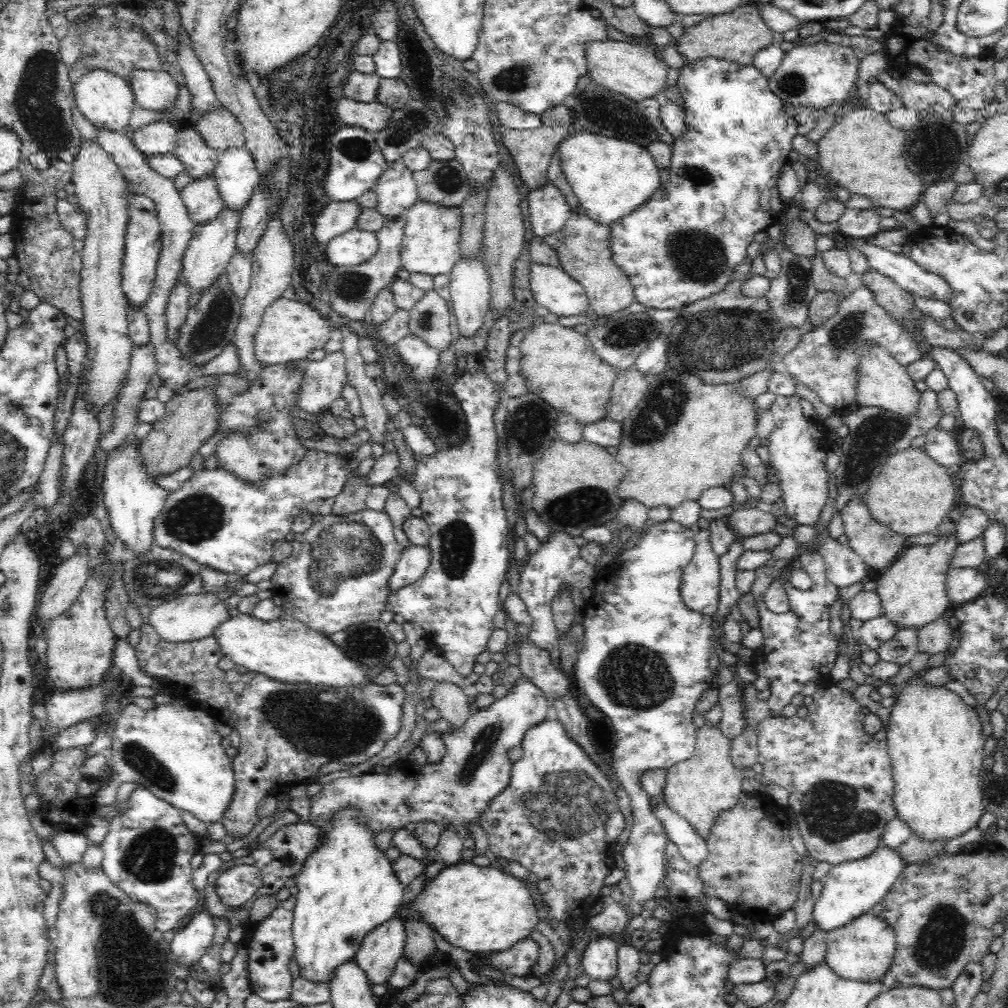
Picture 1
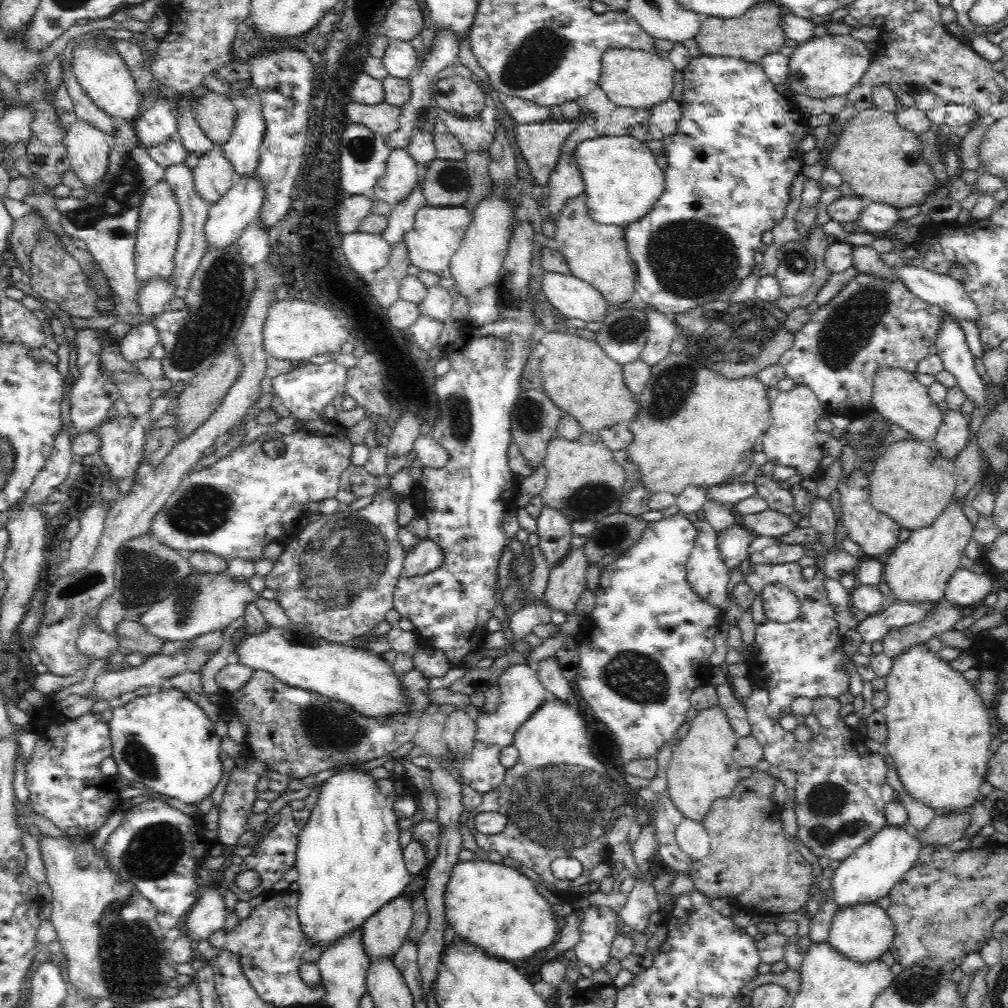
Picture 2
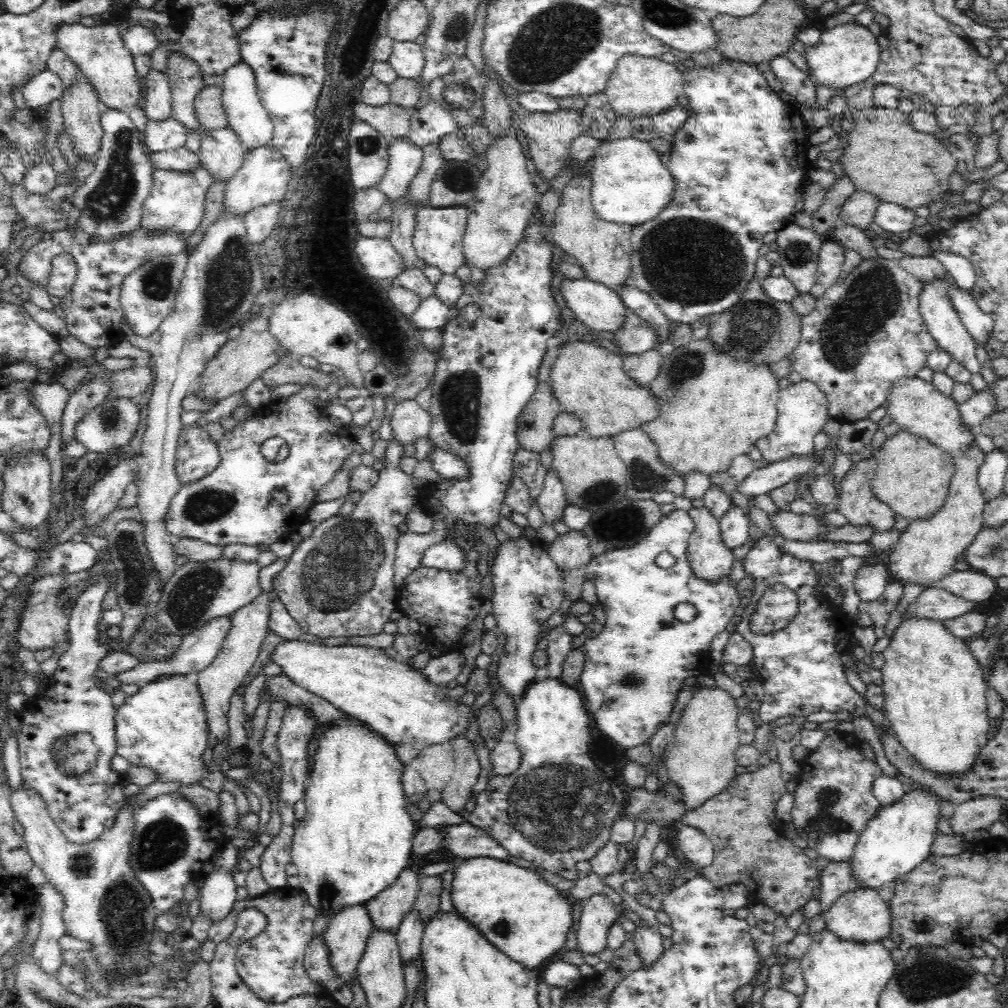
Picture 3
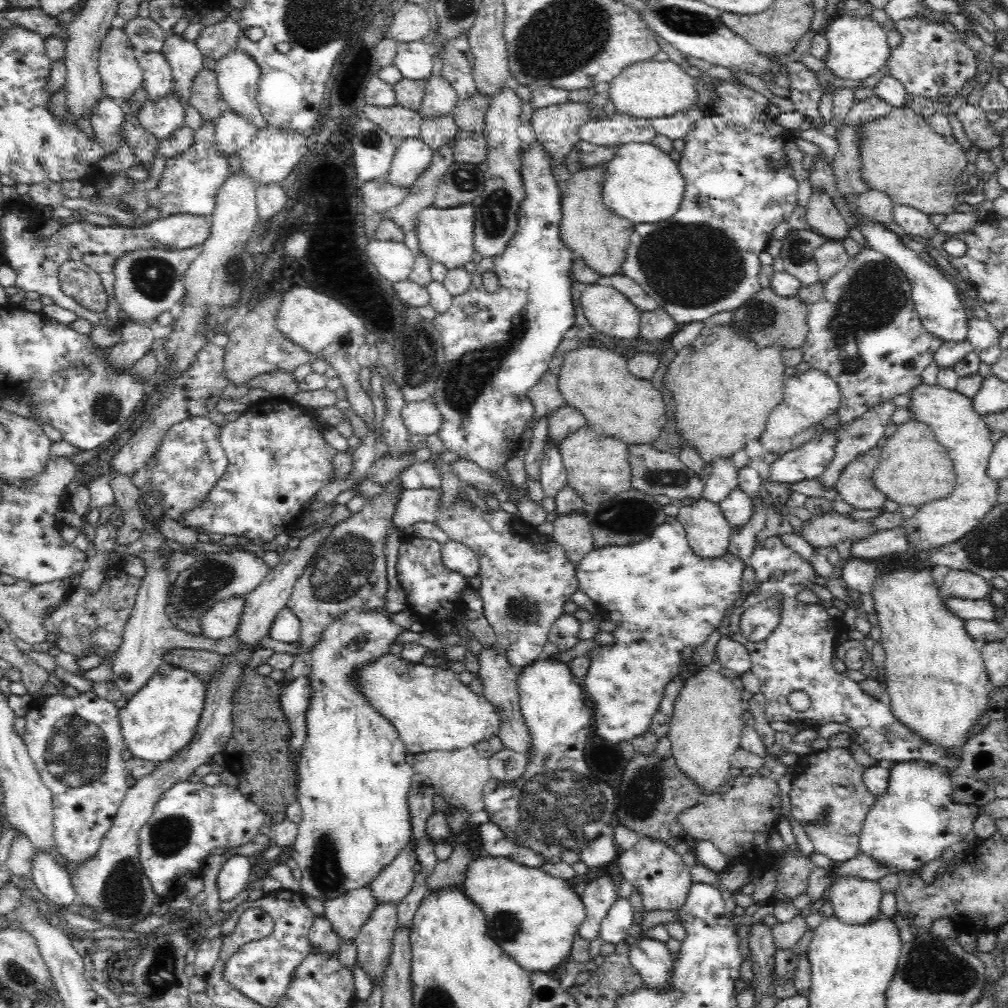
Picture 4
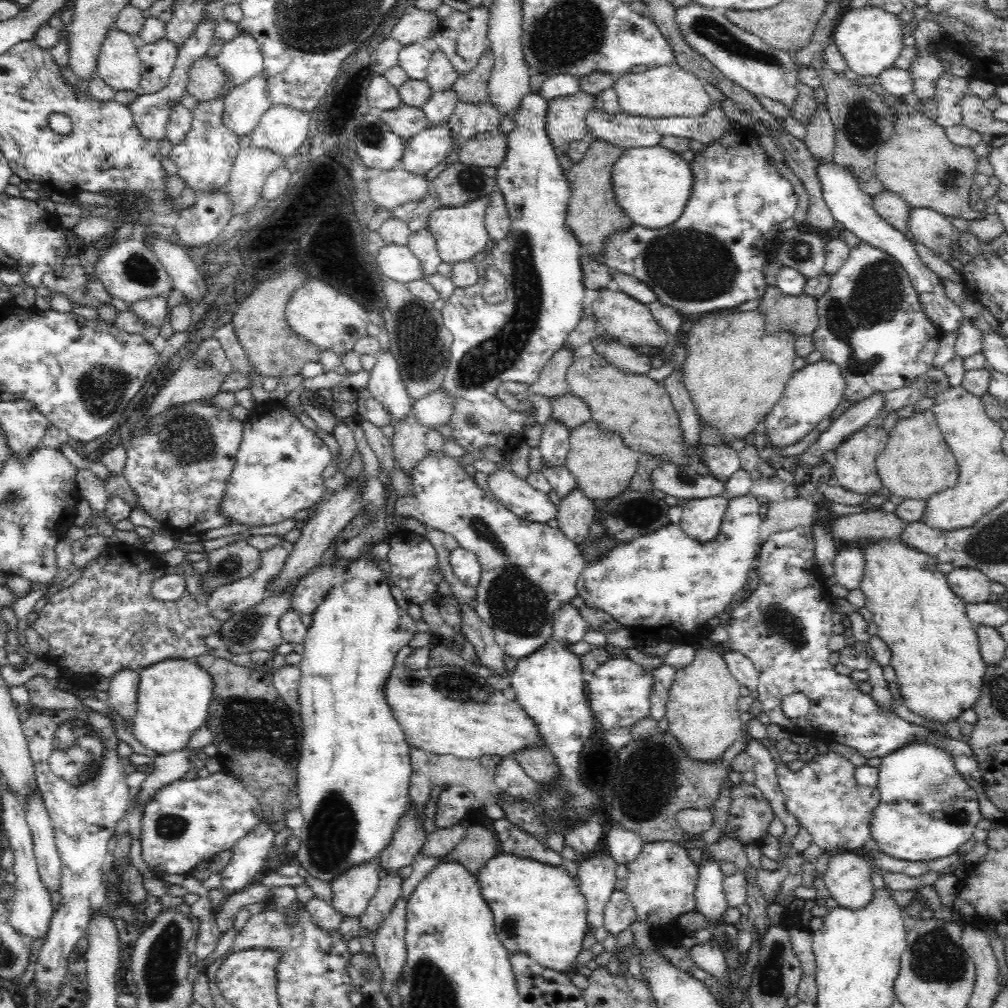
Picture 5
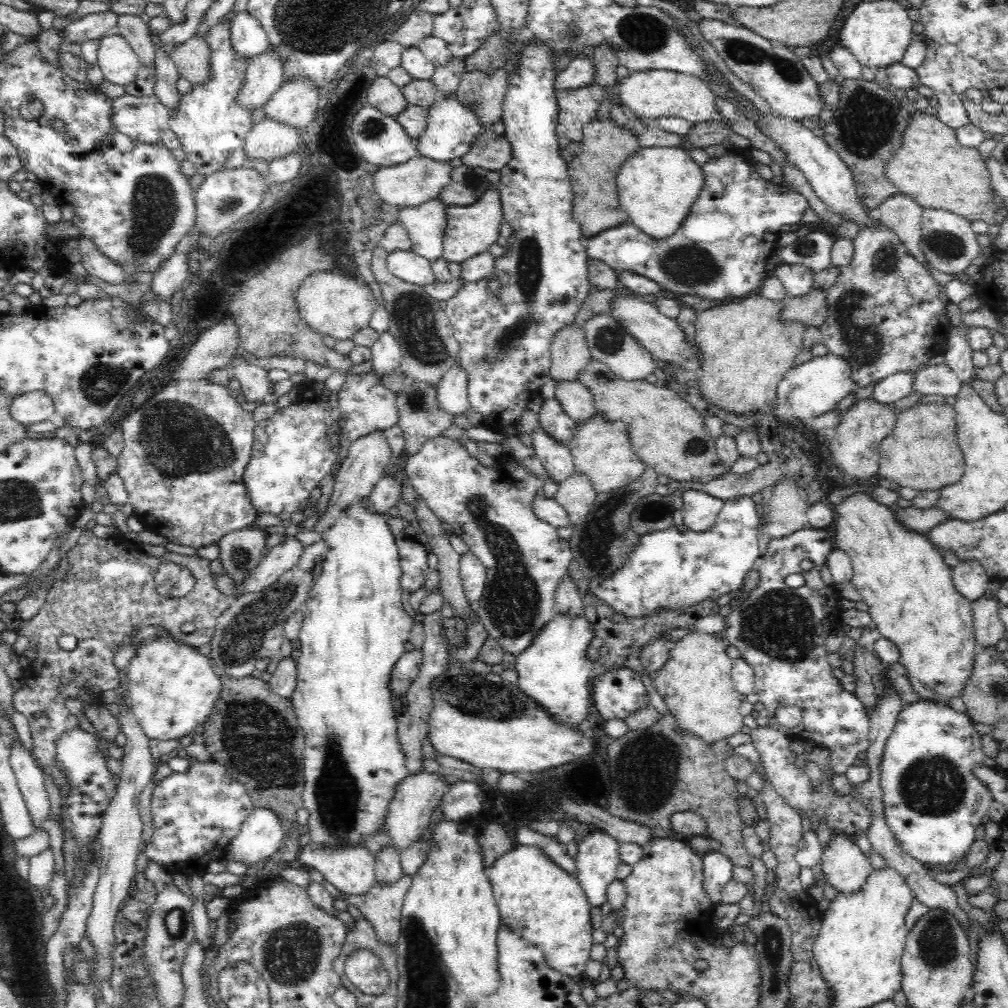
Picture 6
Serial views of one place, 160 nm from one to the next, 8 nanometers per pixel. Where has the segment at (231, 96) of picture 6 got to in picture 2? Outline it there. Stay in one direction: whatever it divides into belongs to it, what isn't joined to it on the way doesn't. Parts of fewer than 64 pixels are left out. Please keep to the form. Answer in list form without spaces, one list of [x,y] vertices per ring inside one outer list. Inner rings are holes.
[[[166,179],[158,180],[157,184],[144,194],[140,206],[134,253],[138,283],[144,283],[152,278],[168,279],[173,274],[175,248],[181,231],[181,214],[180,205]]]

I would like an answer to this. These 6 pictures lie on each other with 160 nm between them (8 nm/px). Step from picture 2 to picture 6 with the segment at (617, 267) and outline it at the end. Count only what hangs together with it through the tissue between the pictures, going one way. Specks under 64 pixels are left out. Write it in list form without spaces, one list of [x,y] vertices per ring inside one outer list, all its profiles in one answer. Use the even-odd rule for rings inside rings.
[[[595,119],[584,126],[583,150],[567,164],[567,174],[574,194],[573,217],[580,224],[582,236],[590,238],[602,230],[629,222],[628,214],[619,204],[616,178],[622,164],[640,150],[636,135],[622,124]]]

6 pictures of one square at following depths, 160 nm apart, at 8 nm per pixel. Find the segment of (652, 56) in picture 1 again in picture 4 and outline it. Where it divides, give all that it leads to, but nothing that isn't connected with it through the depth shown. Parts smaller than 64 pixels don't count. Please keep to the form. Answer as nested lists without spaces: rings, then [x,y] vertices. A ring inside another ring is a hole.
[[[667,59],[663,62],[644,61],[624,67],[607,85],[610,98],[618,113],[628,114],[628,117],[640,119],[663,118],[674,116],[677,112],[688,112],[698,108],[698,93],[696,80],[692,78],[683,66]]]

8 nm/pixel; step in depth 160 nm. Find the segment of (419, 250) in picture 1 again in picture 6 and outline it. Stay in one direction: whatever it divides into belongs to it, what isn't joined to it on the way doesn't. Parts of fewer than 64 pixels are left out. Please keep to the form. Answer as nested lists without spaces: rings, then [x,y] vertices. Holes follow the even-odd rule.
[[[493,187],[471,206],[450,206],[447,213],[447,226],[443,236],[443,258],[450,263],[462,265],[474,256],[486,252],[496,243],[500,234],[499,226],[504,222],[500,194]]]

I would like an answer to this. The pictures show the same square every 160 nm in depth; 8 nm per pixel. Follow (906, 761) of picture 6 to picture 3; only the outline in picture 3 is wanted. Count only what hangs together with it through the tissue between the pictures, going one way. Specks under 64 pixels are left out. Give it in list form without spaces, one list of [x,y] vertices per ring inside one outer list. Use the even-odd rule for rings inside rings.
[[[921,786],[904,791],[894,804],[879,807],[863,833],[859,834],[851,858],[852,874],[858,883],[856,889],[878,890],[899,876],[908,874],[929,857],[934,839],[940,834],[937,827],[941,817],[939,799]]]

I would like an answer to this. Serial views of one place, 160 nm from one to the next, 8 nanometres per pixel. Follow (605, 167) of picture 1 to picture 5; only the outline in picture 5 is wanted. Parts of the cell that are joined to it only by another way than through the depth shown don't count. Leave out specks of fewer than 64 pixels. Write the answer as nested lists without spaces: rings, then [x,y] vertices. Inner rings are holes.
[[[662,146],[626,149],[612,172],[618,206],[633,224],[650,230],[660,230],[680,218],[692,195],[693,182],[690,164],[680,154]]]

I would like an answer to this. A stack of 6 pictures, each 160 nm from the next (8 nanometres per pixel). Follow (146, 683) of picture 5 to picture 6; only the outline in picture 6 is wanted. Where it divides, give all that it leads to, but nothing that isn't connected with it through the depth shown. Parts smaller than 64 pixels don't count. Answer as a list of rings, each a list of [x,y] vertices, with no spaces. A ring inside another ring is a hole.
[[[161,637],[156,641],[147,641],[140,645],[128,664],[127,676],[129,691],[126,702],[148,739],[178,741],[190,735],[196,726],[206,722],[216,701],[220,698],[222,682],[216,675],[211,659],[200,653],[197,648],[172,637]]]

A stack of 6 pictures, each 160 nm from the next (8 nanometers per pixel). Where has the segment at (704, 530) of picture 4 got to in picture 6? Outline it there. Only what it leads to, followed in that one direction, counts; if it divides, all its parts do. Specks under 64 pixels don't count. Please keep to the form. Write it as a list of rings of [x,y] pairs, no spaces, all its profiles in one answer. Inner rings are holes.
[[[687,489],[681,494],[683,523],[694,532],[704,532],[716,524],[724,501],[700,489]]]

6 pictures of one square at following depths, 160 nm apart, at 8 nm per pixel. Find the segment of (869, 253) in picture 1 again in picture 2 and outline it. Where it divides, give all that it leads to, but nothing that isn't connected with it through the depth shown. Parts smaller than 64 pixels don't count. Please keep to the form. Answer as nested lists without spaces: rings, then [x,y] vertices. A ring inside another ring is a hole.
[[[909,263],[899,265],[894,271],[903,285],[920,300],[939,306],[943,312],[958,320],[975,323],[979,319],[979,310],[960,281],[948,275],[914,267]]]

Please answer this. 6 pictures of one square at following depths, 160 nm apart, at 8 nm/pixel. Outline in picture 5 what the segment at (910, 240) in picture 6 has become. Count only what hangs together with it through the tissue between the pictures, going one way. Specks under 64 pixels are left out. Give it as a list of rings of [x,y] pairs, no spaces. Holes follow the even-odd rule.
[[[886,191],[873,198],[874,210],[896,230],[910,235],[908,229],[909,214],[912,208],[900,195]]]

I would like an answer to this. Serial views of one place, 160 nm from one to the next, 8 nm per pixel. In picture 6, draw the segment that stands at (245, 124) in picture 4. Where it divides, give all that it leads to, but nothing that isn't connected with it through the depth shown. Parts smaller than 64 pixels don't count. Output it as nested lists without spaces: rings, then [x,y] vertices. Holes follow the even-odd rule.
[[[268,44],[264,52],[248,61],[237,101],[253,111],[254,108],[265,105],[274,90],[280,88],[280,84],[283,84],[283,60],[275,48]]]

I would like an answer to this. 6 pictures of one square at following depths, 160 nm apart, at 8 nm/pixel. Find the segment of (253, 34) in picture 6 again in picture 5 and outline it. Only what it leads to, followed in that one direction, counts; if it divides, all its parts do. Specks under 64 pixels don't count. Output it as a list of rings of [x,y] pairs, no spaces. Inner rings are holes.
[[[238,30],[232,40],[224,43],[216,58],[219,67],[225,68],[234,84],[242,84],[263,70],[263,54],[255,38]]]

